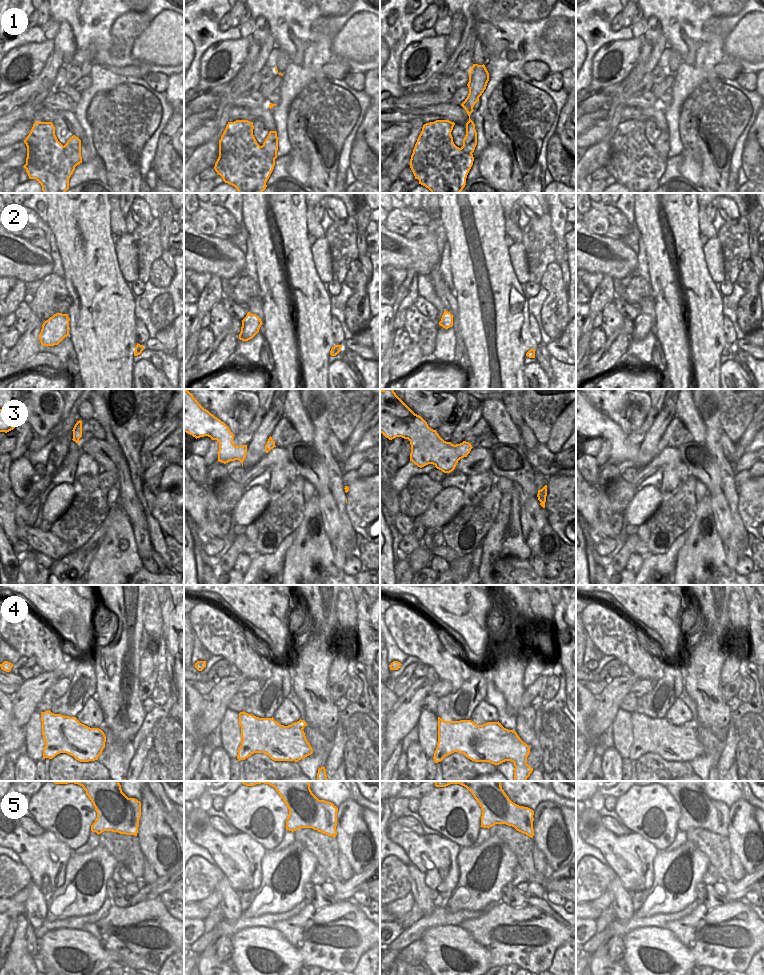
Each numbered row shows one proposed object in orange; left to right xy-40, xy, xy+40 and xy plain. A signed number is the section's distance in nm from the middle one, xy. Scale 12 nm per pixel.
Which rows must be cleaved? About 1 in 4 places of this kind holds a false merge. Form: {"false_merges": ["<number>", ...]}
{"false_merges": ["1"]}

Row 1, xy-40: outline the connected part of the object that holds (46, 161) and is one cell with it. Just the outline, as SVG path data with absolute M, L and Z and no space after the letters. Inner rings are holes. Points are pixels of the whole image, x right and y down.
M35 122L24 140L27 146L26 164L29 179L36 179L43 193L65 193L75 170L55 135L52 122Z

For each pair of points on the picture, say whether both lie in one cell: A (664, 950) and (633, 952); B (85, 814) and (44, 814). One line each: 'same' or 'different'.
A: same
B: same

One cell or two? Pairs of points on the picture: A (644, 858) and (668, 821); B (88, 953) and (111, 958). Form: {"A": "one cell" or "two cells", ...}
{"A": "two cells", "B": "one cell"}

